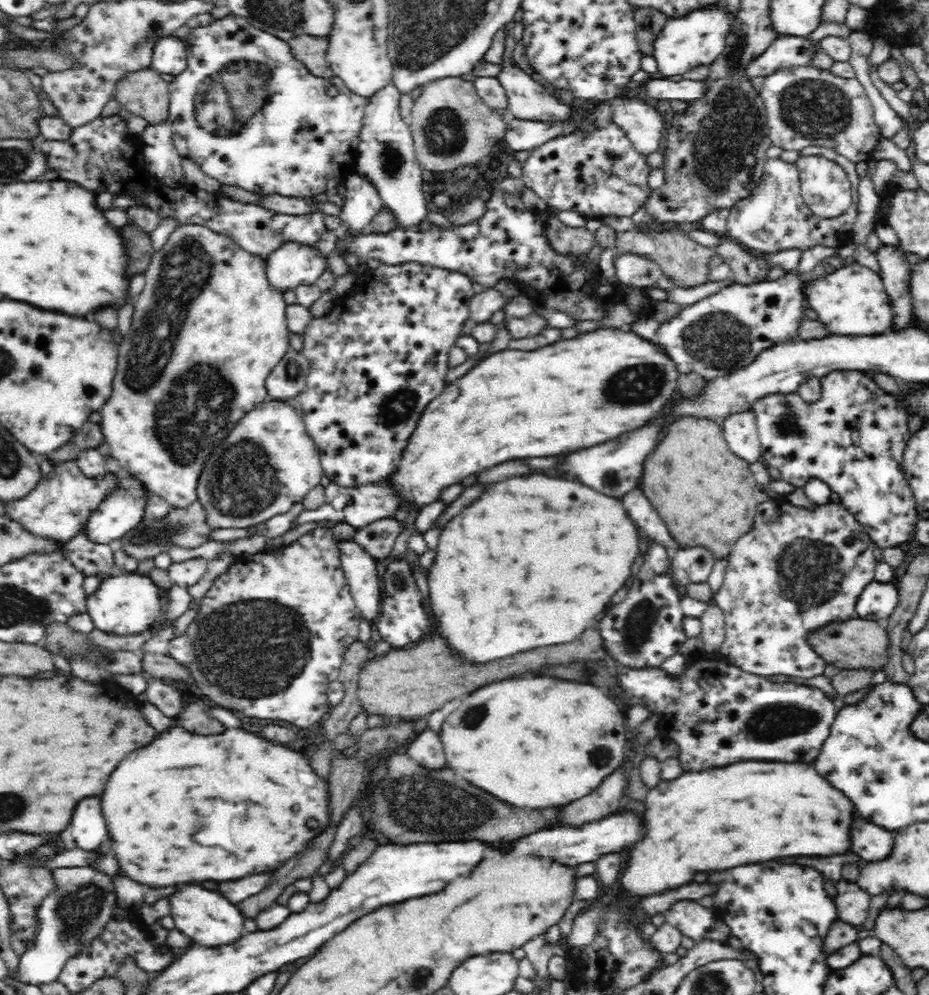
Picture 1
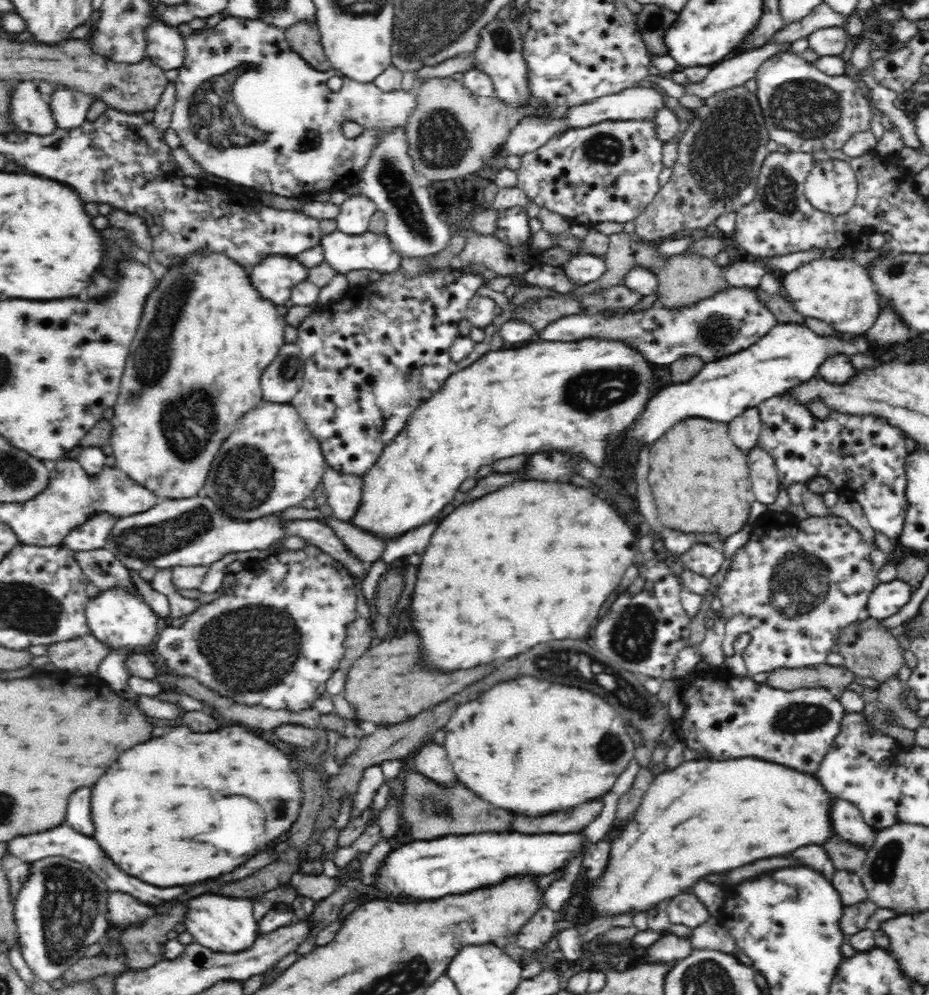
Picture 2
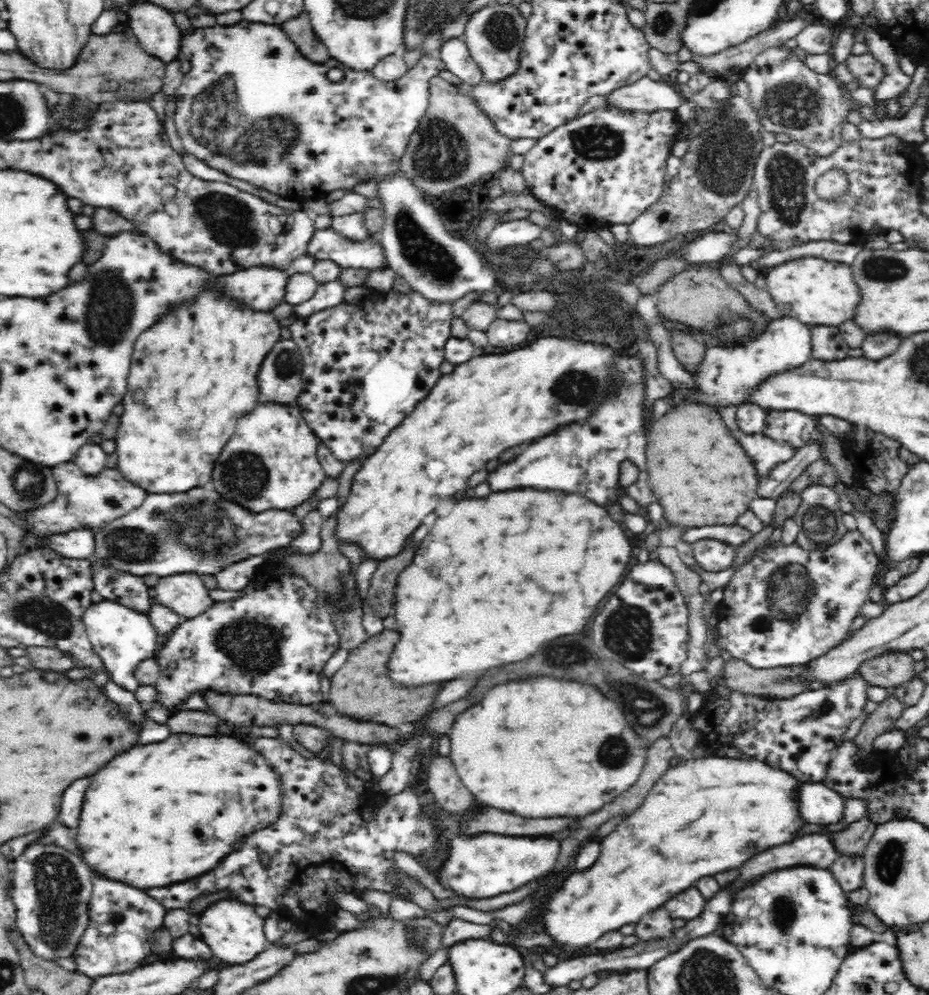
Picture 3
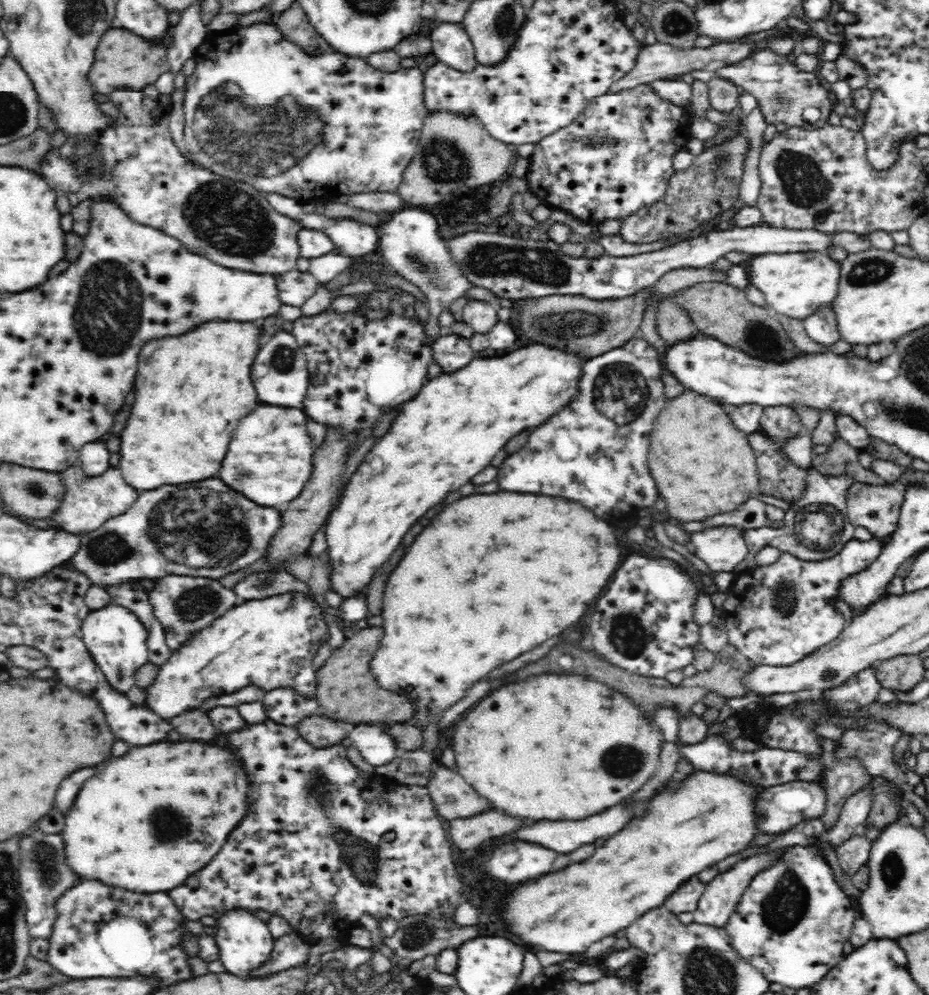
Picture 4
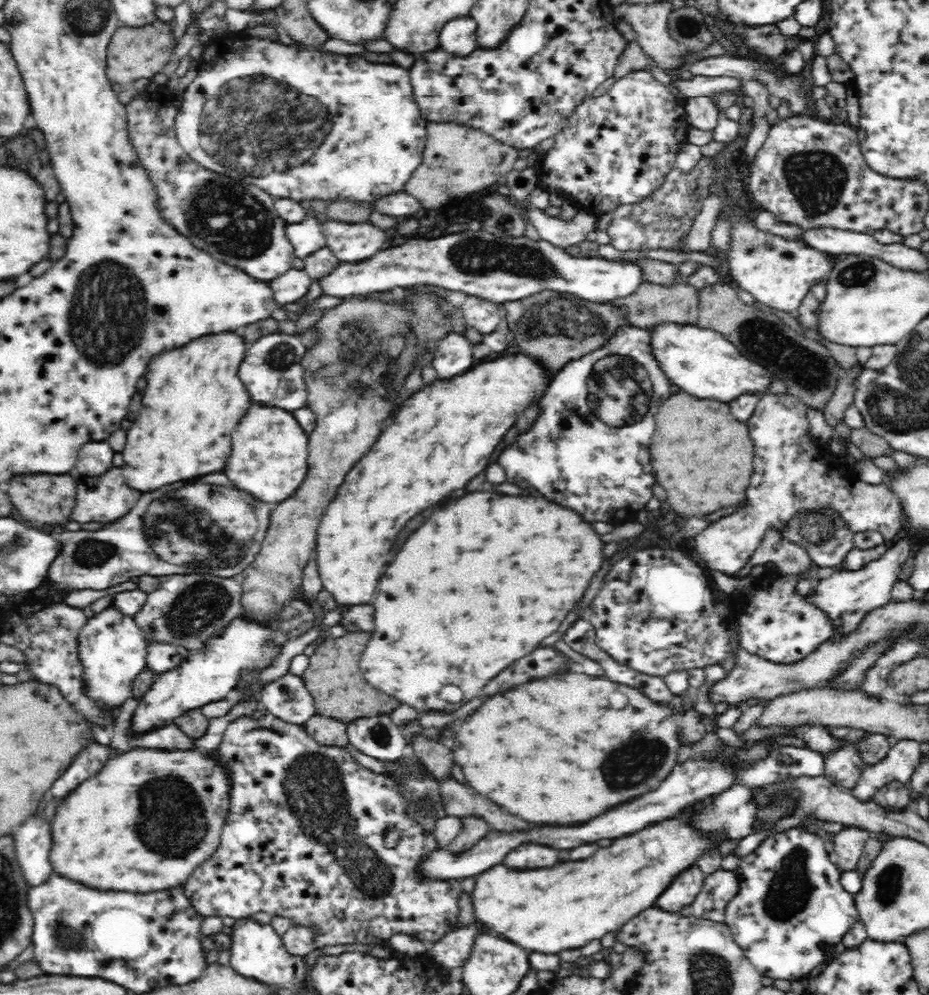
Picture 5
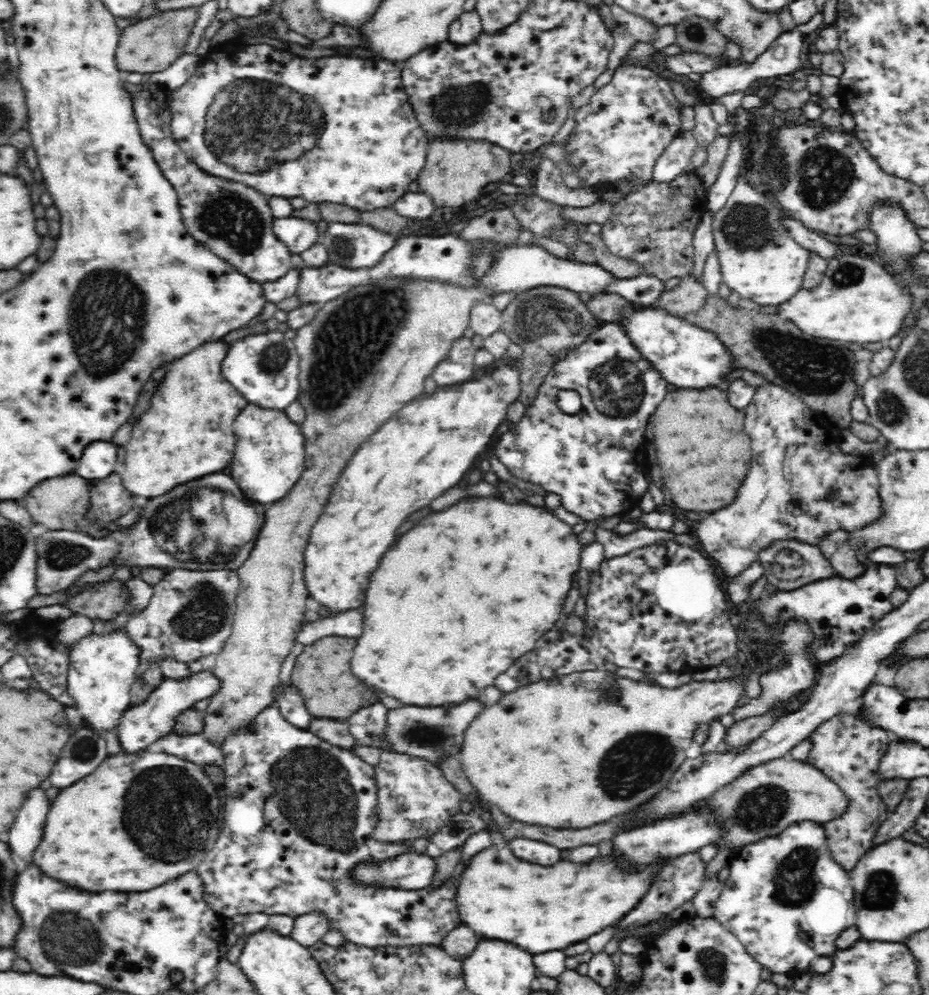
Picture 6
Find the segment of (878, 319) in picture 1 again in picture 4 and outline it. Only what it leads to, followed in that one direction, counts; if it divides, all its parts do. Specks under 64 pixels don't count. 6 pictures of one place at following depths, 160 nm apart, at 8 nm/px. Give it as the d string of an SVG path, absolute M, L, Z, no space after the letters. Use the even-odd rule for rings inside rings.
M790 251L784 254L752 255L748 262L748 278L754 288L764 294L765 305L780 315L802 319L820 305L830 305L837 291L839 262L828 254Z

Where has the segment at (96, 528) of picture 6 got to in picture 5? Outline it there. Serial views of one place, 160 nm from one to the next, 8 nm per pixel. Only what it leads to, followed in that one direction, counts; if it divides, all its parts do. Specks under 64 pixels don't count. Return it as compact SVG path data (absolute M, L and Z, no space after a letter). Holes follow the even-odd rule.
M26 474L26 476L12 478L8 485L4 486L21 516L32 525L47 526L48 529L52 526L64 527L71 521L72 510L76 506L76 496L78 496L77 488L78 483L68 474Z

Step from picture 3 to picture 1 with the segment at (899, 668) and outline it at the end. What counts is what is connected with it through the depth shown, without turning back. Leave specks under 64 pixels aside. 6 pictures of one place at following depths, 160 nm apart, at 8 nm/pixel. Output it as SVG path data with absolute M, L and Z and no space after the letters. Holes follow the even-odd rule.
M856 618L847 622L838 622L826 626L824 629L808 636L808 643L812 649L825 659L827 664L832 664L838 669L858 670L884 670L889 664L890 641L886 626L881 626L878 621Z

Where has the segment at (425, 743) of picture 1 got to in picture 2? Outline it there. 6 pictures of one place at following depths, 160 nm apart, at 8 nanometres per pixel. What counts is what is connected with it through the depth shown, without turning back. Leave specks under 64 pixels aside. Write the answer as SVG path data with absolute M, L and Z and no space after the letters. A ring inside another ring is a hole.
M430 741L414 756L414 764L418 773L425 775L437 785L446 786L446 788L456 786L457 776L443 746Z

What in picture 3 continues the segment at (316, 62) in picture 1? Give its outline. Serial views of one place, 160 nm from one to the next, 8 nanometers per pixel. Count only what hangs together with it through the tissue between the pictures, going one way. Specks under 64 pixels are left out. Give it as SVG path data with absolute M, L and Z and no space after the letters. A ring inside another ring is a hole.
M304 10L295 17L286 19L286 22L283 22L280 27L289 36L289 39L296 43L306 58L314 58L314 62L323 63L324 60L331 57L326 45L315 35Z

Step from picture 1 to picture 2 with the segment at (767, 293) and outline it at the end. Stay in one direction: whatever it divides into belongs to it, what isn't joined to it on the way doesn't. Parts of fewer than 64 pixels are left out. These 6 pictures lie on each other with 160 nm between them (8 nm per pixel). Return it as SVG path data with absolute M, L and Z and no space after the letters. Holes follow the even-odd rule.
M731 287L684 310L666 310L654 305L641 312L618 311L611 315L596 312L572 314L540 332L540 338L562 342L584 338L618 340L640 352L651 364L668 365L682 355L698 355L704 362L728 356L754 344L766 331L776 326L776 323L778 322L774 315L762 306L753 289Z

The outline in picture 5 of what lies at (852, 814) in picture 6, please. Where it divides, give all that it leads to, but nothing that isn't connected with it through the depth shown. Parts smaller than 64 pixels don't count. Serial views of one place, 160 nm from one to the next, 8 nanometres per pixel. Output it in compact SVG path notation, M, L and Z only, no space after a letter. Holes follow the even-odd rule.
M823 726L826 733L839 747L826 751L823 755L823 774L834 784L851 792L869 765L862 757L858 744L871 736L871 732L851 728L851 726ZM845 826L843 830L832 834L831 850L834 862L843 871L858 871L858 862L862 856L865 842L870 838L870 831L858 827Z

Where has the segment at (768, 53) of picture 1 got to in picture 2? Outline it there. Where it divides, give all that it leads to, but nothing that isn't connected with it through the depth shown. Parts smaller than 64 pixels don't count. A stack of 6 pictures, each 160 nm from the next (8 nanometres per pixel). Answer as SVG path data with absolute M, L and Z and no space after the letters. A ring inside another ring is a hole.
M764 44L751 51L739 52L731 59L720 61L711 66L708 76L698 82L683 84L686 94L698 95L706 100L716 98L717 93L728 89L743 88L750 79L755 78L758 67L776 51L790 50L790 44Z

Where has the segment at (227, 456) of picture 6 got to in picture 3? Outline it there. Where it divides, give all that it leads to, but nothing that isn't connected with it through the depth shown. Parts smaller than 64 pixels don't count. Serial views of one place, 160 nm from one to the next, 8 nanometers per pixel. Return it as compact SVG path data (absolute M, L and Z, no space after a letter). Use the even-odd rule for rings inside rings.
M213 290L202 292L194 302L182 304L180 308L174 308L172 312L166 314L164 316L166 320L162 322L162 326L156 326L154 330L150 330L150 334L142 334L142 338L136 340L134 358L132 358L132 366L130 366L132 370L128 374L128 388L130 388L130 391L128 396L122 400L122 404L126 406L126 410L120 416L120 426L114 440L116 446L118 446L115 450L116 454L118 454L118 470L122 472L122 476L128 482L136 484L142 490L148 490L148 492L154 492L154 494L162 494L166 490L170 490L170 492L184 492L184 490L190 490L194 486L204 486L212 478L212 470L214 470L216 458L220 456L220 452L226 446L226 442L230 440L230 436L236 432L238 418L256 408L256 402L258 402L258 384L256 384L258 366L260 366L262 358L270 352L273 344L281 338L281 325L271 313L262 312L260 314L258 312L258 314L250 314L248 310L234 310L234 306L226 306L226 300L227 298L221 298ZM132 390L142 390L144 396L130 396Z

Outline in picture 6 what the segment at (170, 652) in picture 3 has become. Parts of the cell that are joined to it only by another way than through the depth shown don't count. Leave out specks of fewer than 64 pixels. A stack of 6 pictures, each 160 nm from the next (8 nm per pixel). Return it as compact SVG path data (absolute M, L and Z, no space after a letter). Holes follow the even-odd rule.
M203 670L193 673L190 678L184 678L184 680L165 679L160 686L151 690L144 702L125 710L117 727L119 746L126 754L151 750L156 740L160 740L172 732L176 717L182 710L193 708L196 701L214 694L218 685L217 678L210 671Z

